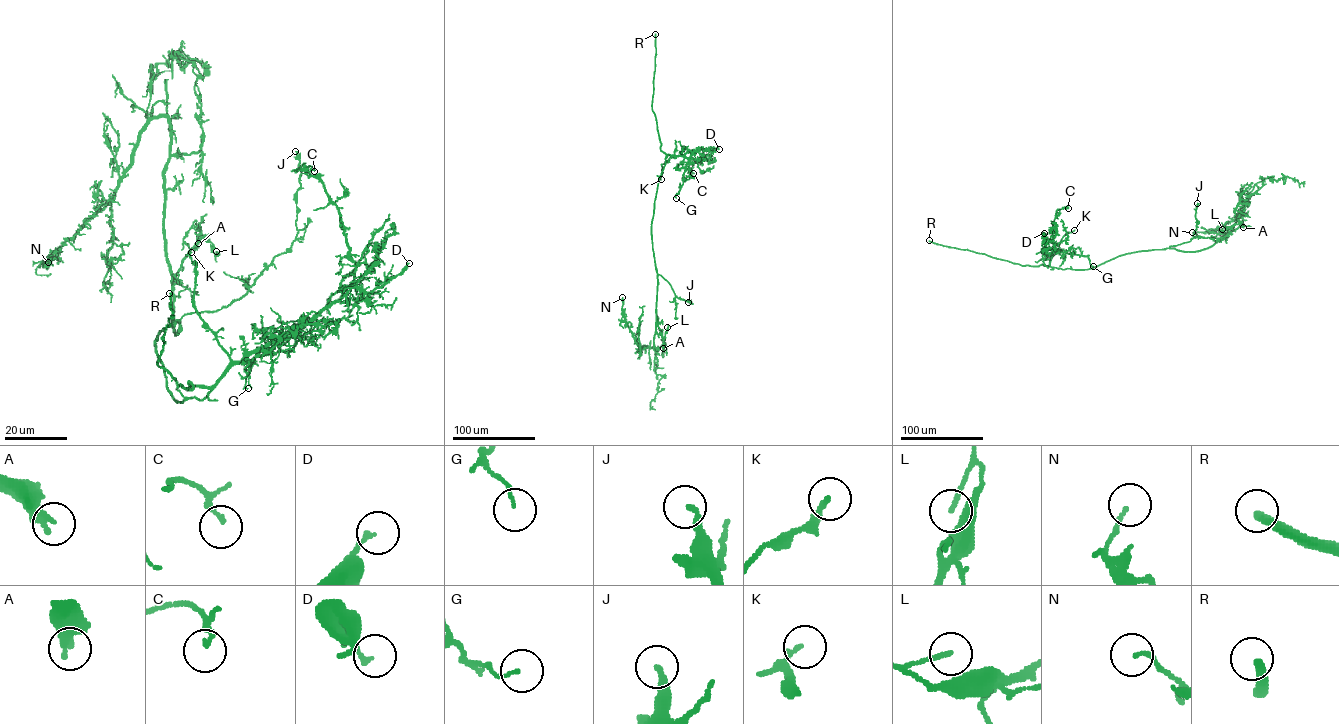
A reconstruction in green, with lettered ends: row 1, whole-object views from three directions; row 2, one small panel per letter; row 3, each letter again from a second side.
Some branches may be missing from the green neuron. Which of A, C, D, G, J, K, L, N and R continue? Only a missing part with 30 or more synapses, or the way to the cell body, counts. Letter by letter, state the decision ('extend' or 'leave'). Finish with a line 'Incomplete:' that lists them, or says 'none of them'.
A: leave
C: leave
D: leave
G: leave
J: leave
K: leave
L: leave
N: leave
R: extend
Incomplete: R

